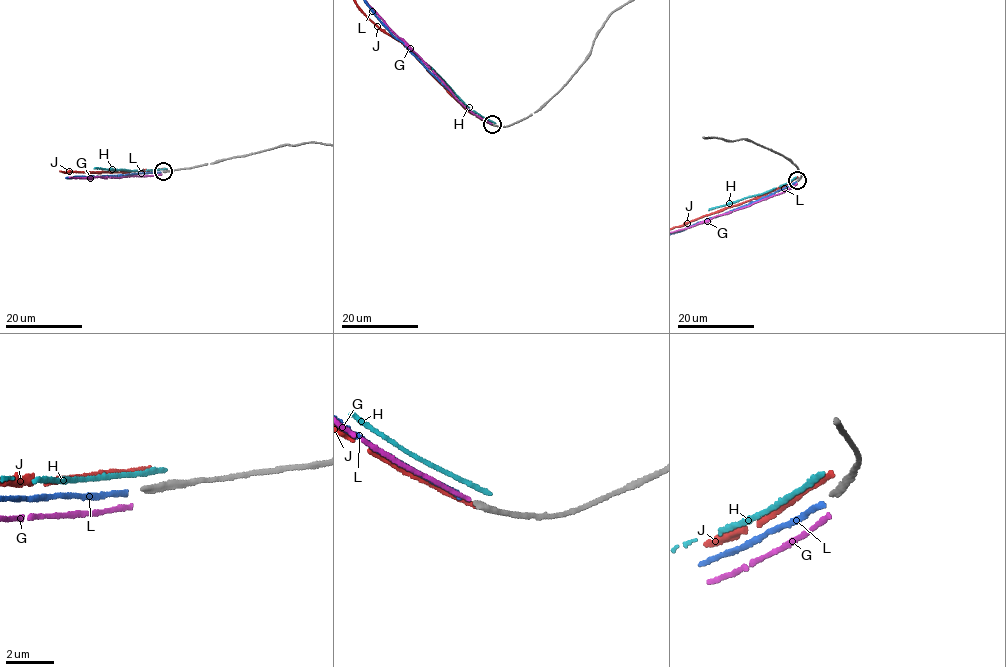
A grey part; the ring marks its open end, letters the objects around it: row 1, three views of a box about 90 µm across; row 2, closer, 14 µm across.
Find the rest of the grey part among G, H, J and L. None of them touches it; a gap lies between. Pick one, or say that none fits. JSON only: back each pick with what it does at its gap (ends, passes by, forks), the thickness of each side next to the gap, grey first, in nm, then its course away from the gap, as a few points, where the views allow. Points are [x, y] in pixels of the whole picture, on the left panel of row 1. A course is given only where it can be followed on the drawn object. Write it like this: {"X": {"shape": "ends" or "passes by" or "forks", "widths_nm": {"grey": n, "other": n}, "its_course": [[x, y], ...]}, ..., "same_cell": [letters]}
{"L": {"shape": "ends", "widths_nm": {"grey": 240, "other": 220}}, "same_cell": ["L"]}

